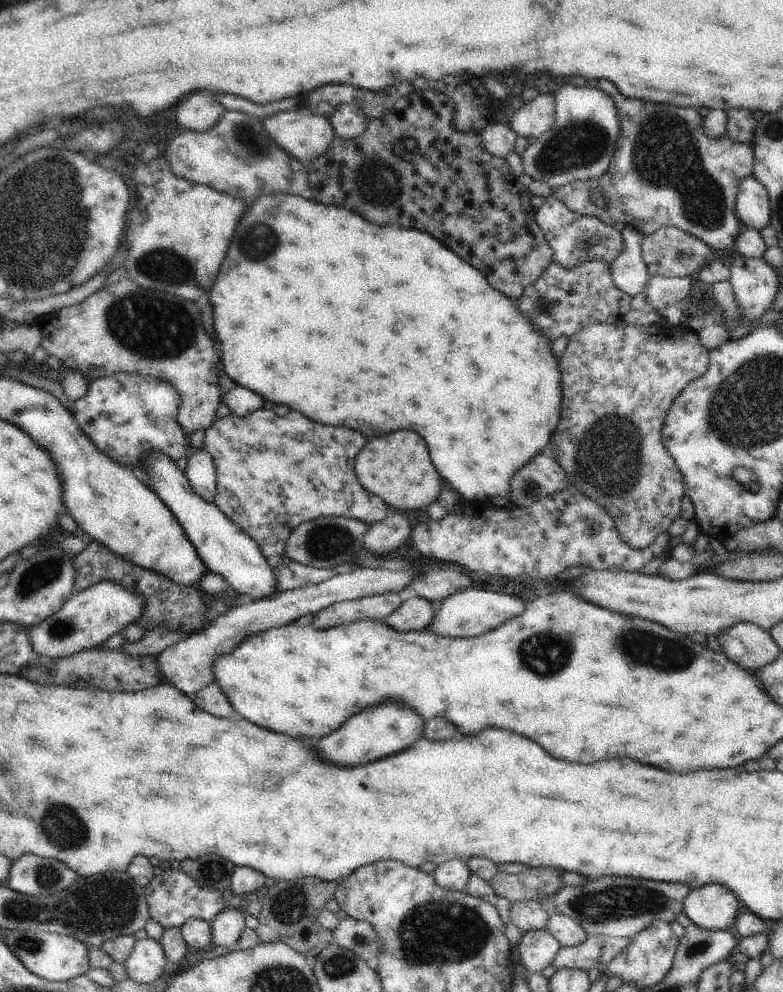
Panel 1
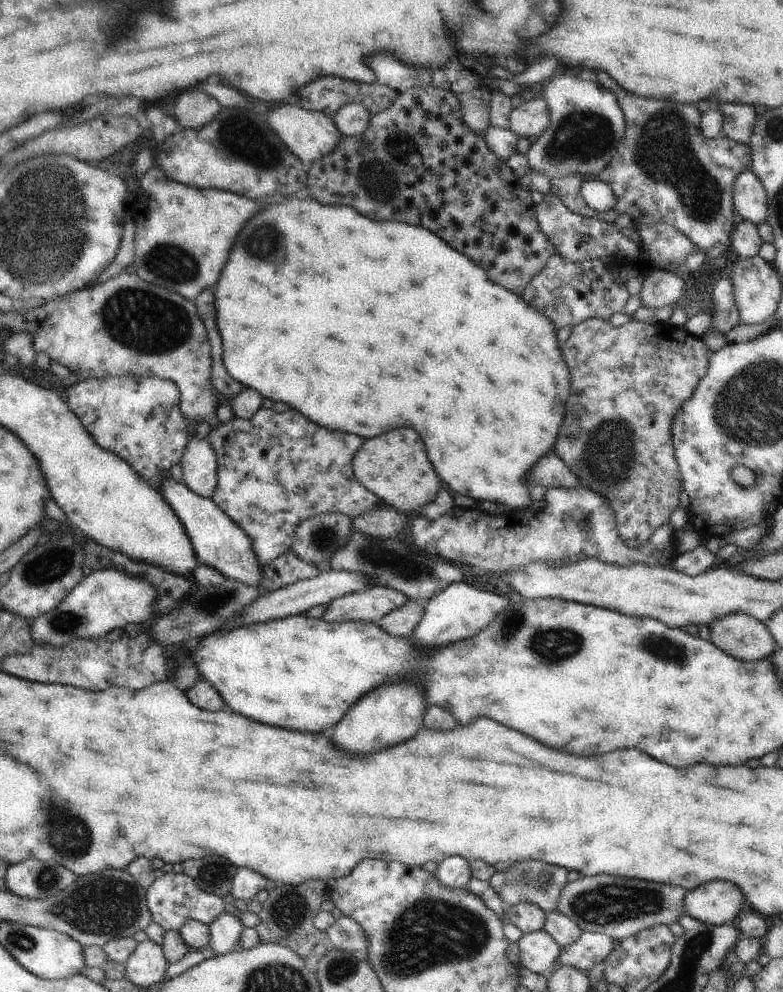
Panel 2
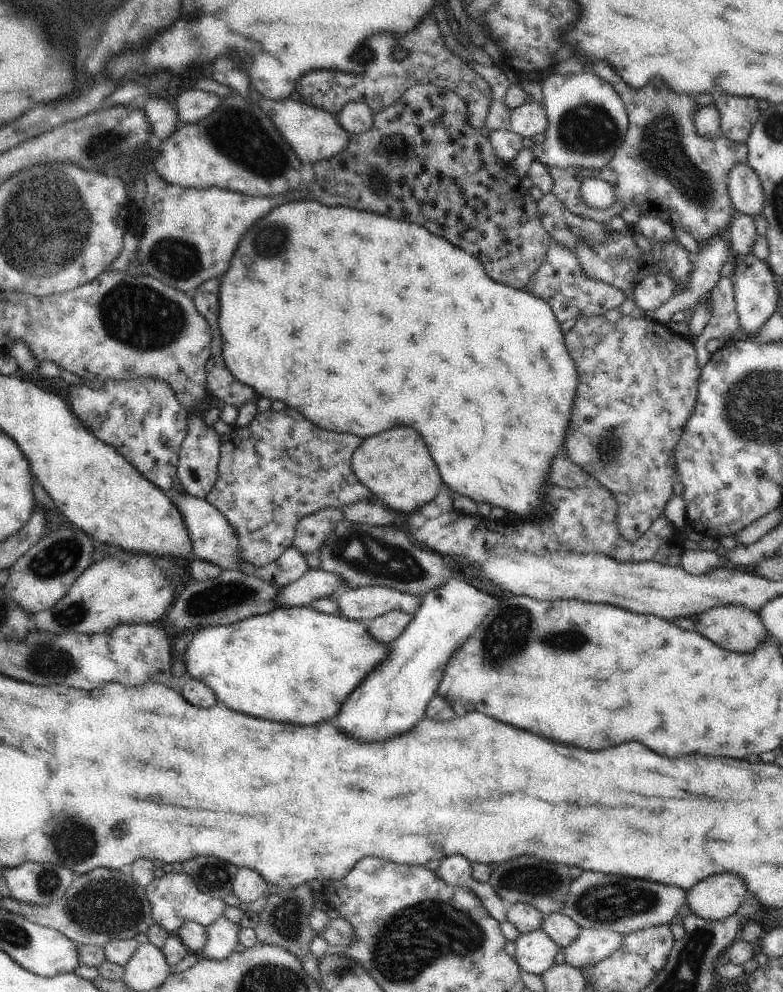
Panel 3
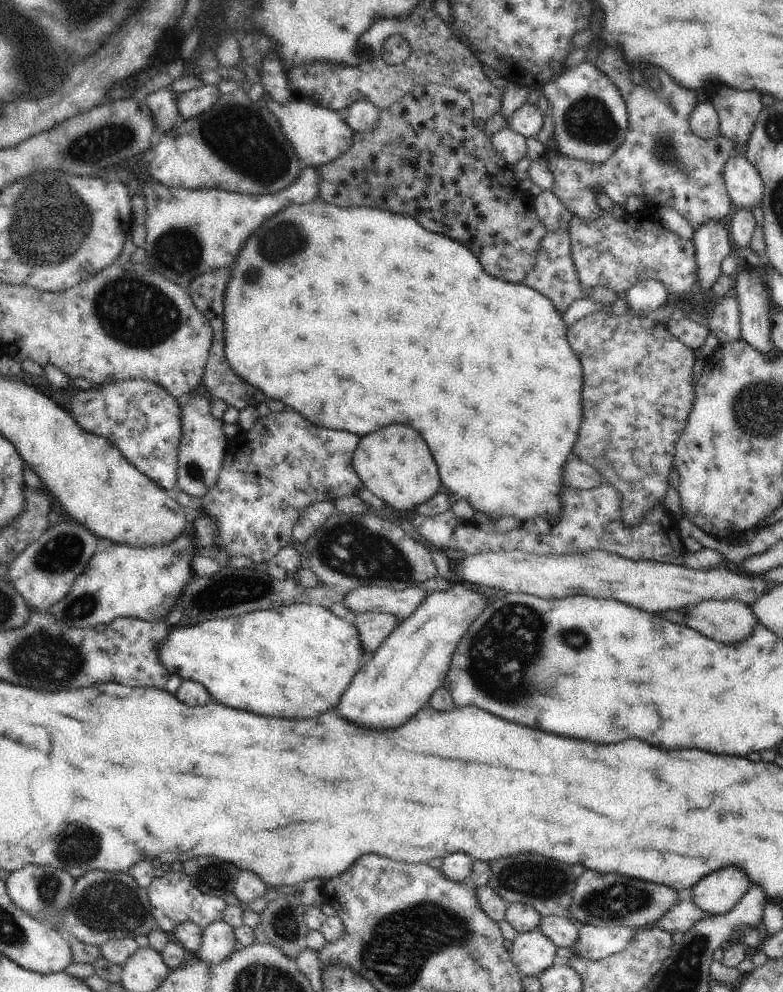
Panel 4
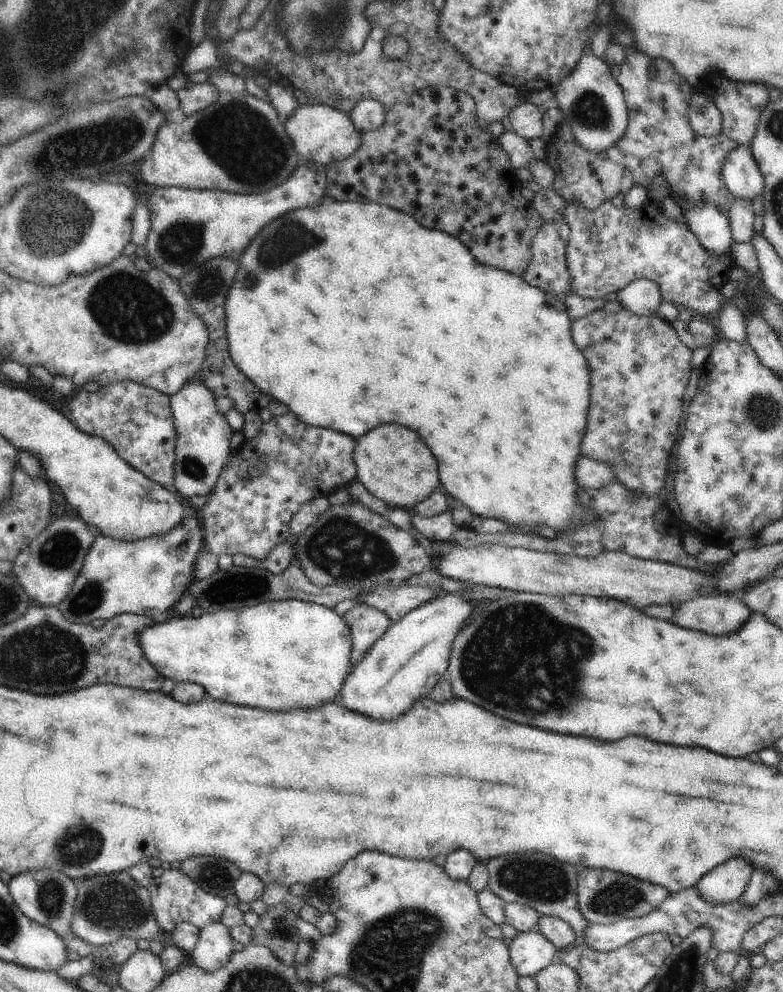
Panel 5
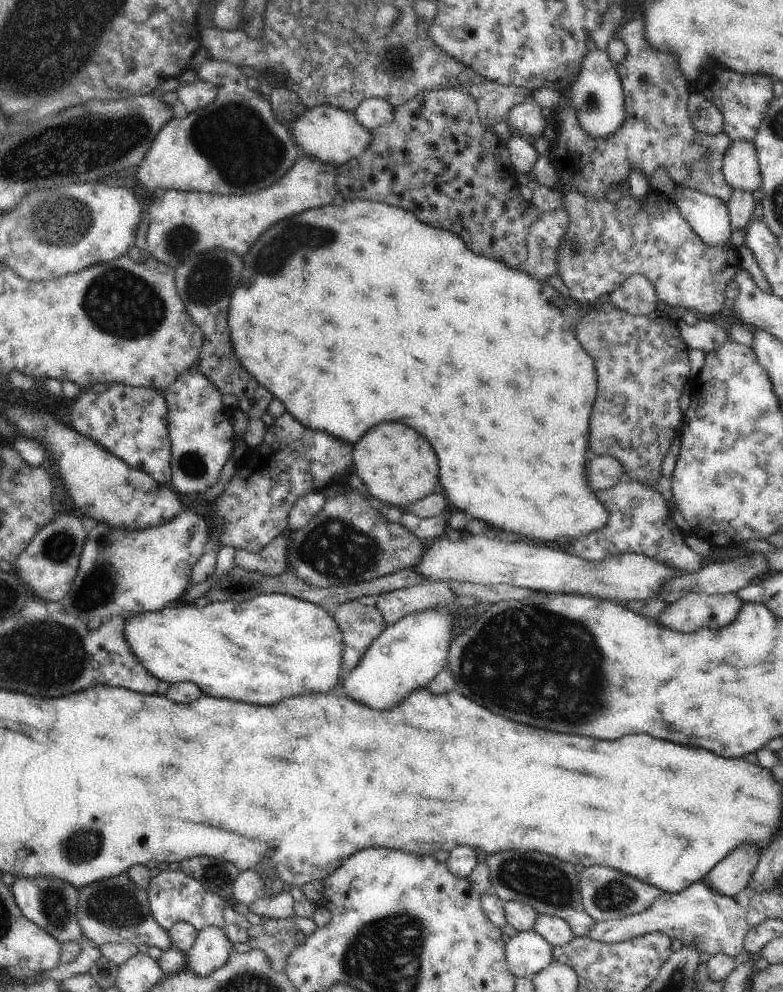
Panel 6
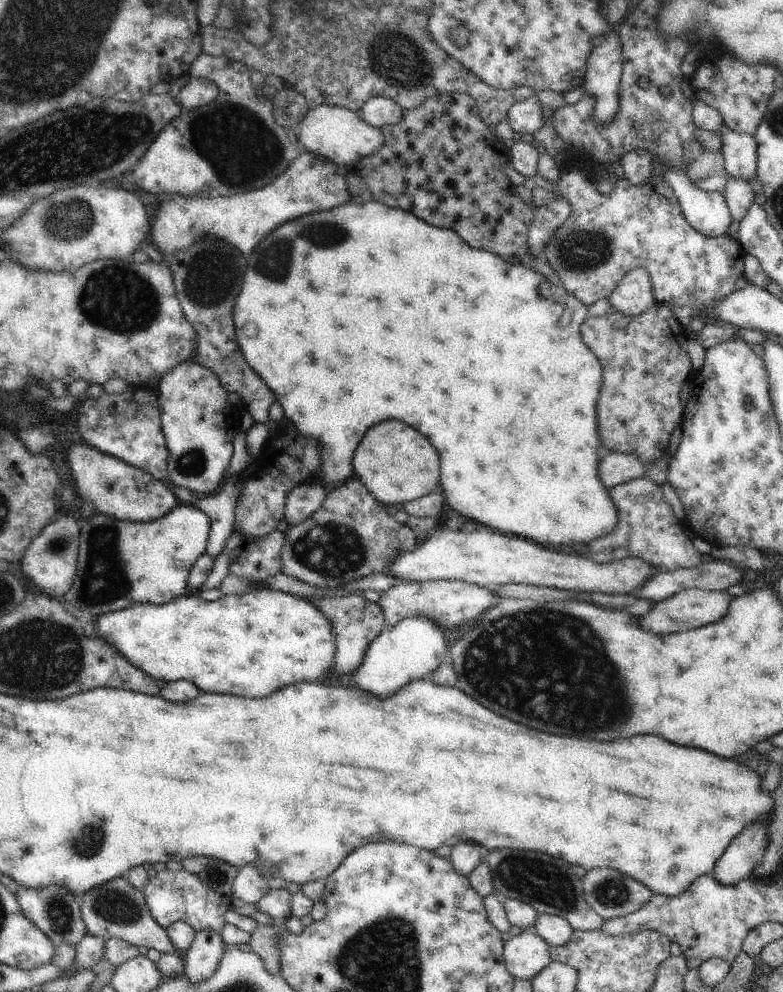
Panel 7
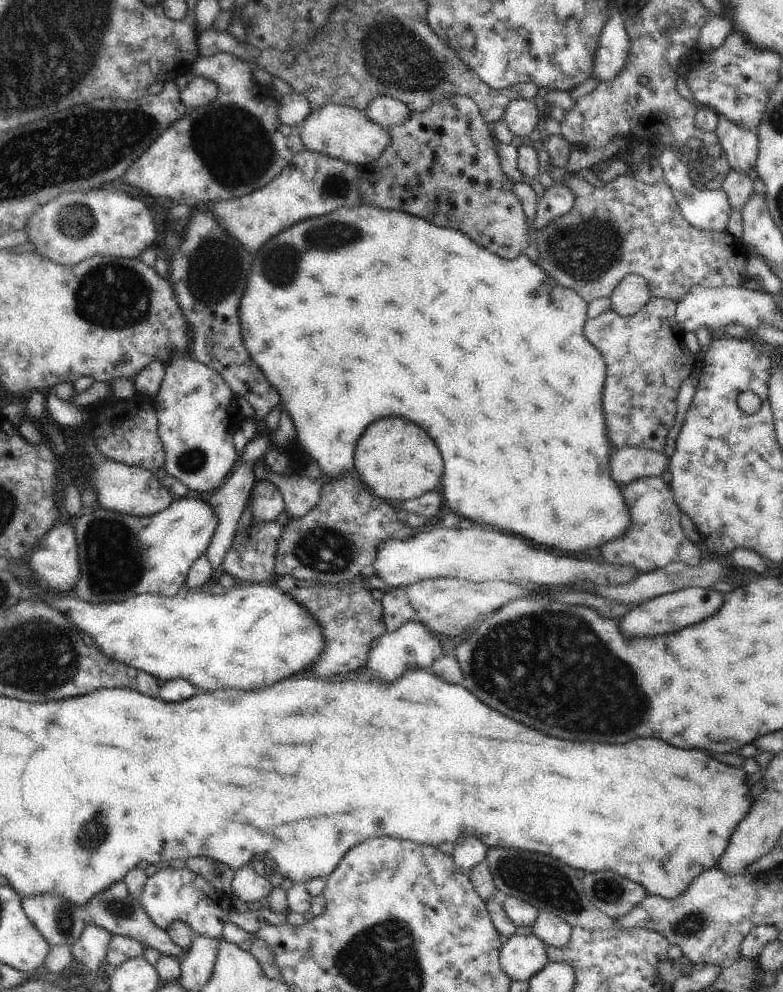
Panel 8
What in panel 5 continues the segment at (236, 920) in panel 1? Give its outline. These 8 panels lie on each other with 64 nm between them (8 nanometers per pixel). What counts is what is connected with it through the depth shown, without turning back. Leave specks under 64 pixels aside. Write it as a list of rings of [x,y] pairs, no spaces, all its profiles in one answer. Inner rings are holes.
[[[221,922],[208,924],[200,932],[194,951],[188,954],[188,963],[205,972],[225,966],[230,961],[234,946],[229,930]]]

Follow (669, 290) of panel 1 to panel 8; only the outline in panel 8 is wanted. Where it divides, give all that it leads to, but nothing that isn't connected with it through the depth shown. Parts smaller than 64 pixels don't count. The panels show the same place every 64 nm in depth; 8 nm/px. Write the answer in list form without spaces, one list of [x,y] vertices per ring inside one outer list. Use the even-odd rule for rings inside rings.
[[[627,274],[609,296],[611,298],[611,309],[627,317],[638,314],[650,302],[650,288],[642,274]]]

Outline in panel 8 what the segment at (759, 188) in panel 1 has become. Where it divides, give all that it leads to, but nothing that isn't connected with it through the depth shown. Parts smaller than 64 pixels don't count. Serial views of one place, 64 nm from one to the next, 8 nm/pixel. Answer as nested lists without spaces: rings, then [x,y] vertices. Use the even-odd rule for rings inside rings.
[[[724,116],[719,118],[714,131],[726,154],[729,170],[749,174],[749,170],[755,167],[757,161],[759,150],[757,131],[746,130]]]

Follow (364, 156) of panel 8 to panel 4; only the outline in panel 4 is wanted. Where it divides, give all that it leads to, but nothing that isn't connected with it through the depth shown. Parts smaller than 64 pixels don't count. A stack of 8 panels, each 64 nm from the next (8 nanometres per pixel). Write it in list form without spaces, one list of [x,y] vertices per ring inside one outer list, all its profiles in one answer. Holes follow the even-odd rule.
[[[265,97],[265,101],[268,110],[278,120],[284,136],[290,141],[304,166],[316,168],[319,165],[332,162],[352,146],[355,132],[344,122],[343,113],[293,98],[286,104],[278,104],[276,100],[267,97]]]

